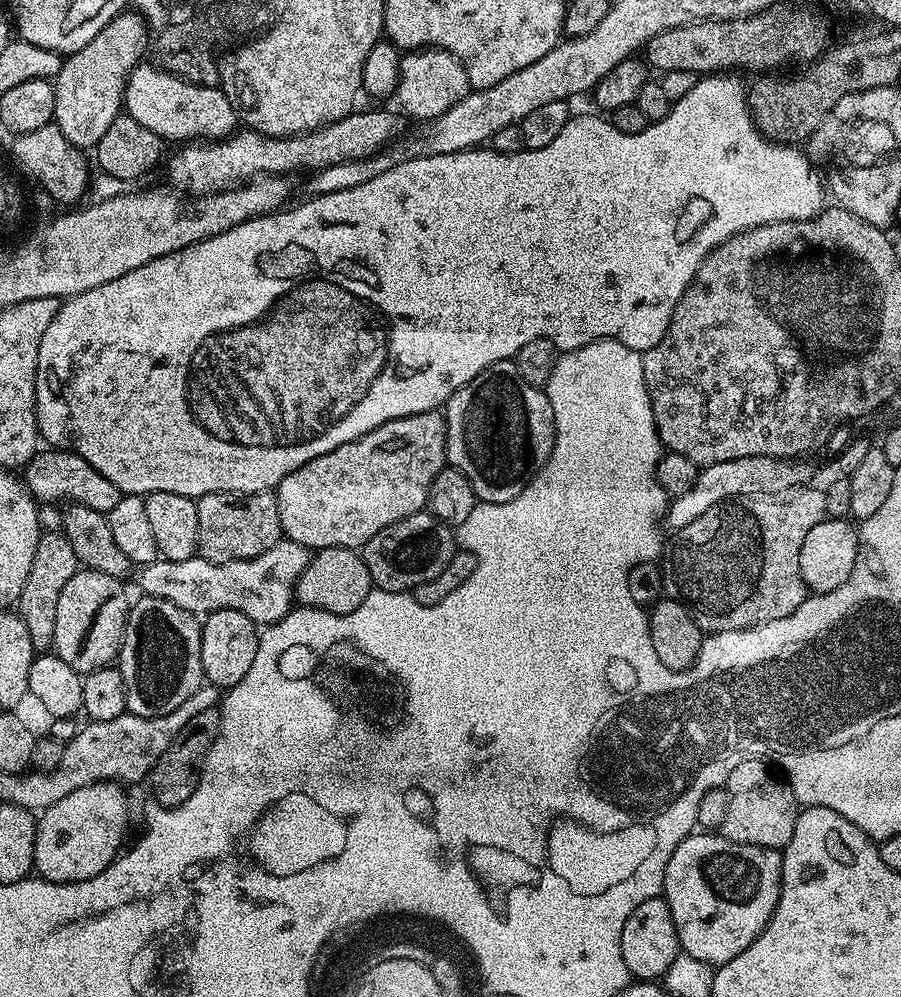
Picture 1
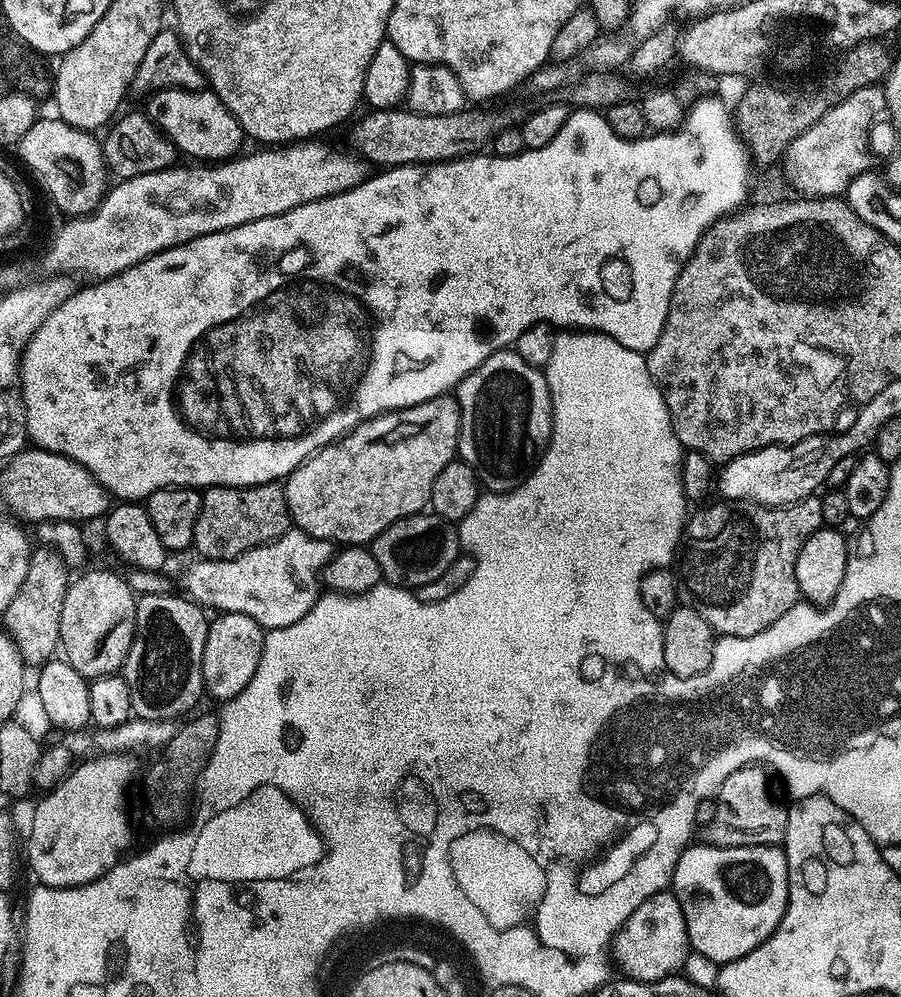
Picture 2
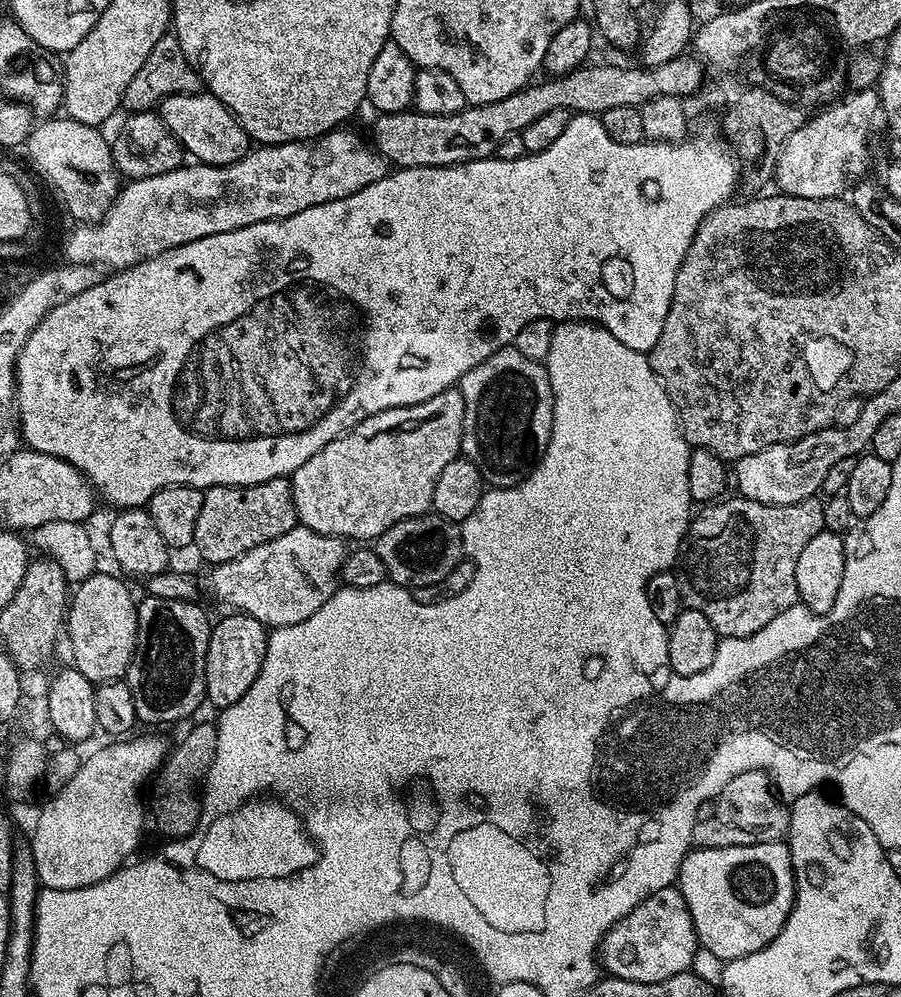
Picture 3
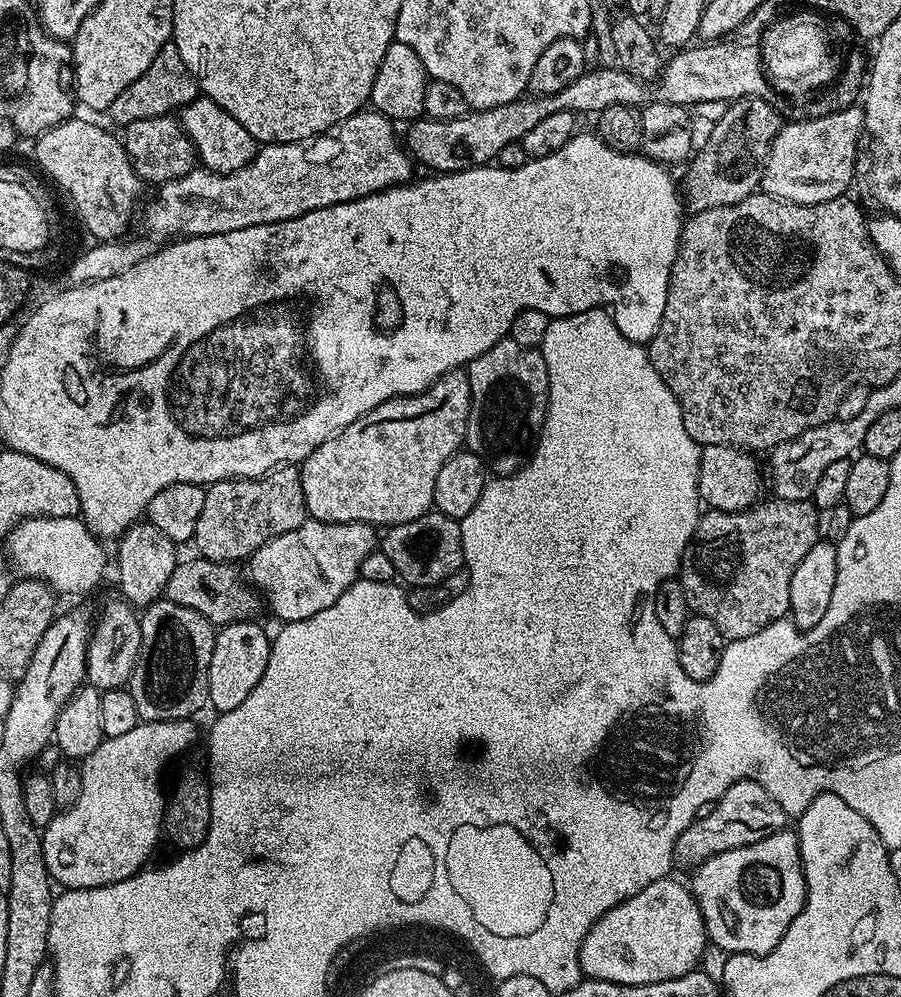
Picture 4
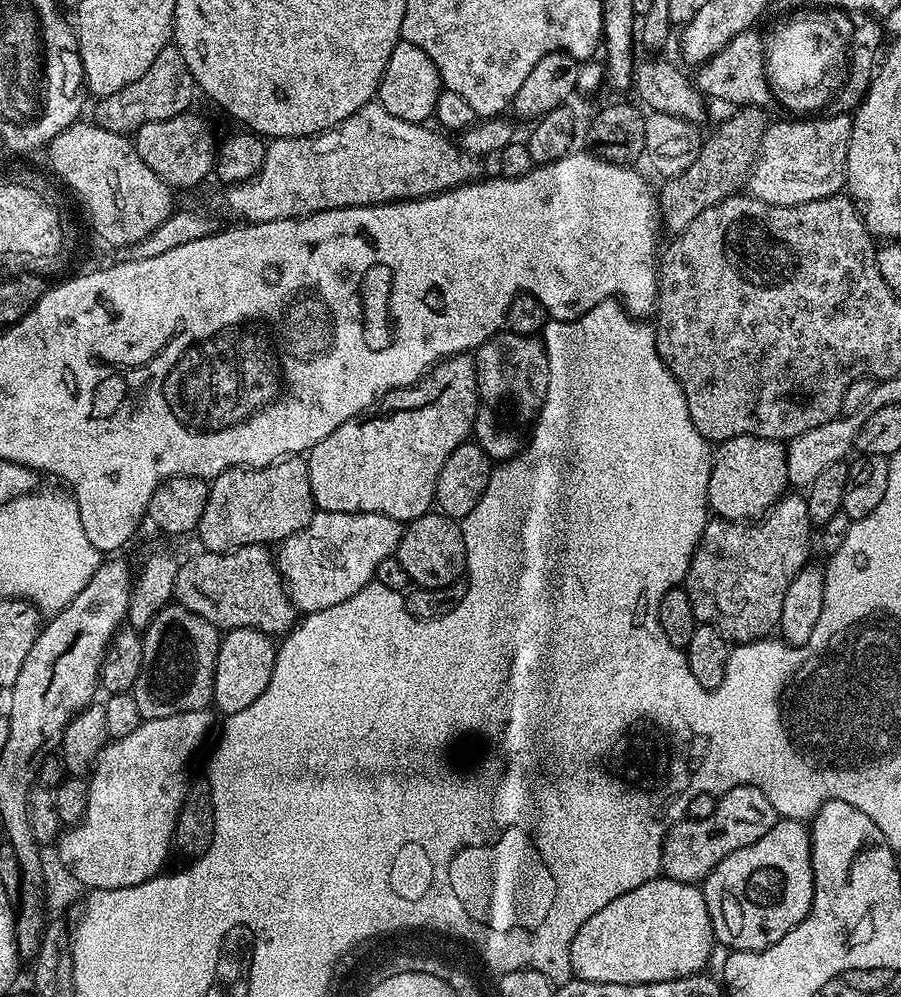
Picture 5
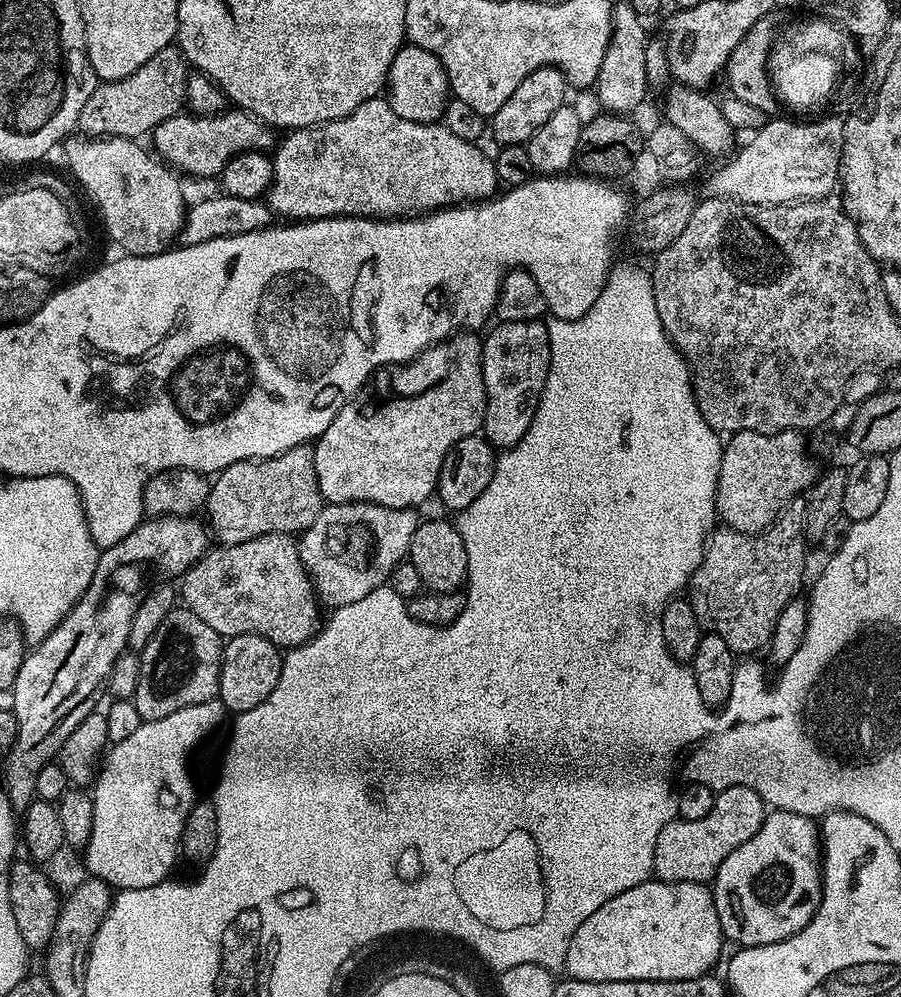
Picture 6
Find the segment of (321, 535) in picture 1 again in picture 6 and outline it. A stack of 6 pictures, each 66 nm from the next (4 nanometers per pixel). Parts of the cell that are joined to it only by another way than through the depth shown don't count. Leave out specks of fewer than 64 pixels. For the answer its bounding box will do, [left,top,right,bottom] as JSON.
[312,330,486,510]

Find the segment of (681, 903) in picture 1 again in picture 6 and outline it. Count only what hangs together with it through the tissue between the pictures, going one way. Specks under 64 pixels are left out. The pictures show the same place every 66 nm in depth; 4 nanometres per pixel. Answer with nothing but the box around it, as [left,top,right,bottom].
[711,811,822,948]

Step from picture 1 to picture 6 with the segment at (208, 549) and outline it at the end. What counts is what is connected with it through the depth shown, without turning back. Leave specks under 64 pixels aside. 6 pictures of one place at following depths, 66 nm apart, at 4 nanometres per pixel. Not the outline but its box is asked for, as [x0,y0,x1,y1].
[206,444,326,545]

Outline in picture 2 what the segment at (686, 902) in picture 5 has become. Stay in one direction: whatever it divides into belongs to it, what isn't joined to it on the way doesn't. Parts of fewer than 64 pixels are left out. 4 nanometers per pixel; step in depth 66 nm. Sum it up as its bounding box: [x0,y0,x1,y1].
[614,890,690,980]

